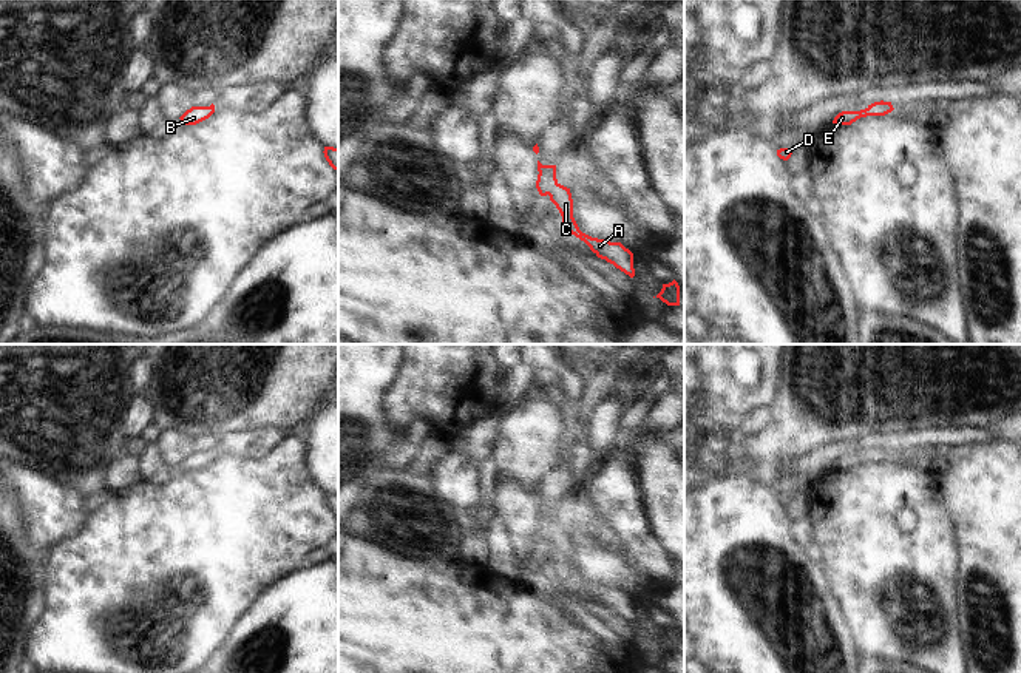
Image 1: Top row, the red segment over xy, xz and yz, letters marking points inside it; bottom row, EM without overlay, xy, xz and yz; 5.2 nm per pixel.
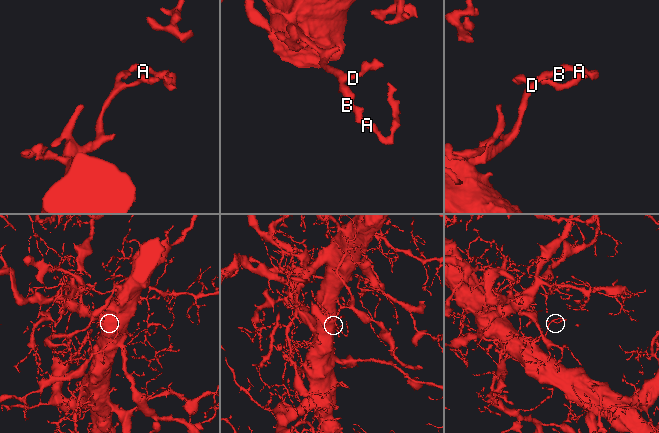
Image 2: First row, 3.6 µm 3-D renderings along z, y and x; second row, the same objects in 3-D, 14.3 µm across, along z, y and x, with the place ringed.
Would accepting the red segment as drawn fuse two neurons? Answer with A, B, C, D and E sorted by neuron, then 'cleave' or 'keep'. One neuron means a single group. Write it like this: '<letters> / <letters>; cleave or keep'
A B C D E; keep

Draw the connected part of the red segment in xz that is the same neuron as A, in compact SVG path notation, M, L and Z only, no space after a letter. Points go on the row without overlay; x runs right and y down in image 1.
M538 506L538 526L536 534L541 542L550 542L550 546L556 551L562 562L562 574L581 587L584 587L590 596L601 605L613 610L616 614L635 622L633 599L621 588L610 588L598 583L592 583L582 579L573 563L573 545L570 534L561 531L556 525L556 511L542 511Z

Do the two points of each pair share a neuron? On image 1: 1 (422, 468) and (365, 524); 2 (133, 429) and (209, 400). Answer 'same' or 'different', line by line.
1: same
2: different

